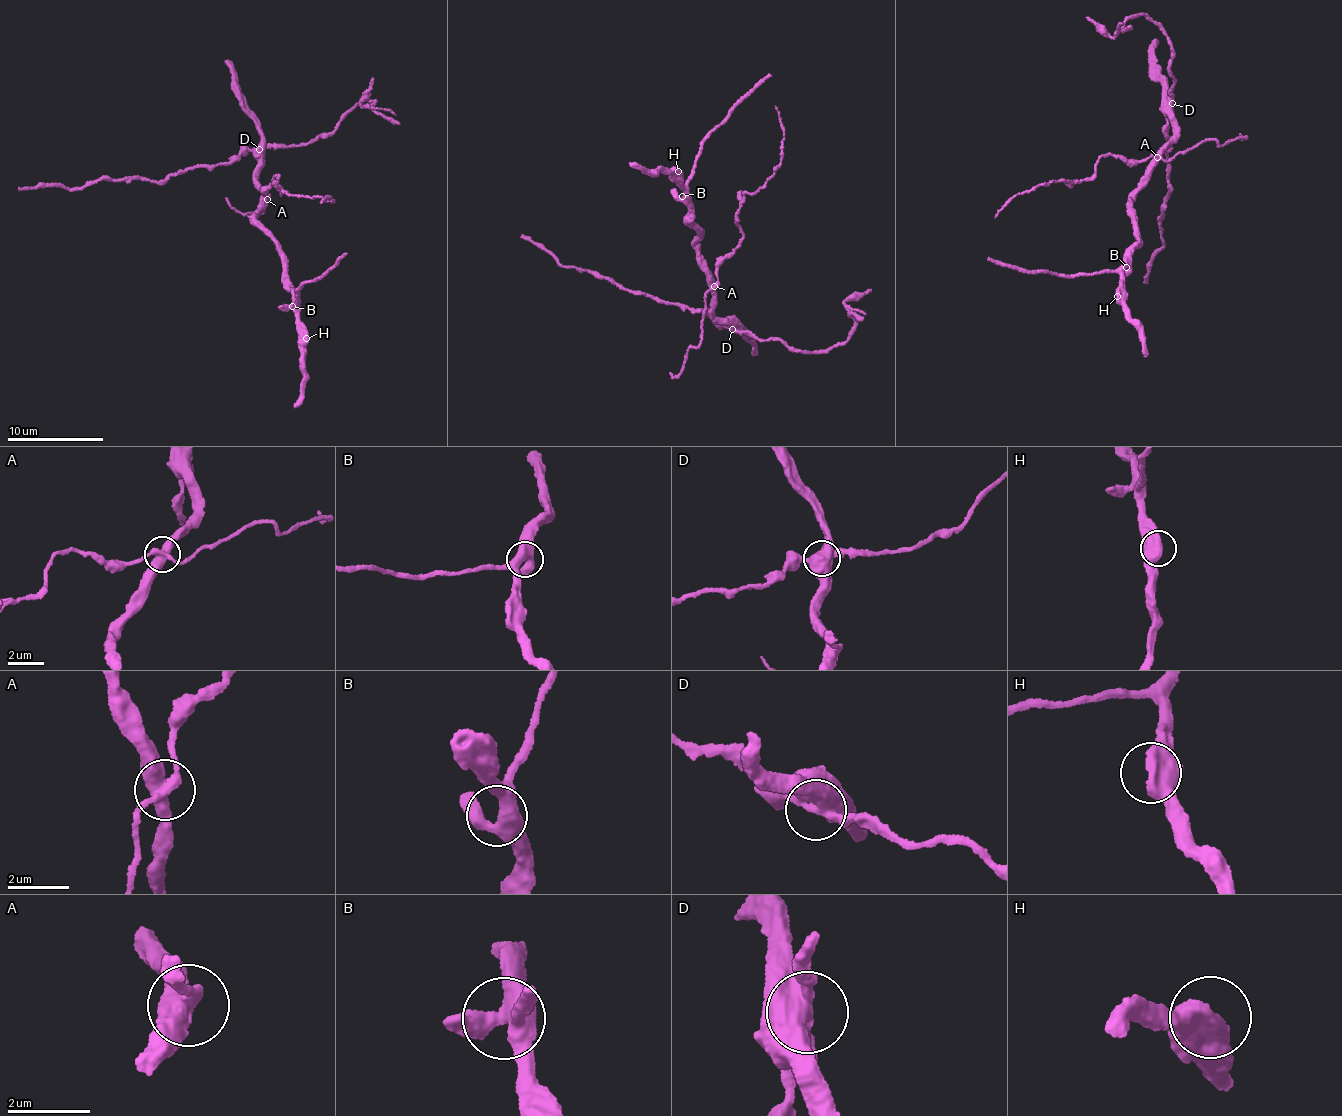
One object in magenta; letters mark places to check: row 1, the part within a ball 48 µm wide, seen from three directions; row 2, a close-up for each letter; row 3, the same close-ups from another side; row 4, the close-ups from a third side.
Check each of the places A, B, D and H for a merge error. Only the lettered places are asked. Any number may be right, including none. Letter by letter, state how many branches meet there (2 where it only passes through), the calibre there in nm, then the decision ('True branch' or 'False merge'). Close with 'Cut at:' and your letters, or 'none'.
A: Branches: 4. Thickness 420 nm. False merge
B: Branches: 3. Thickness 480 nm. True branch
D: Branches: 4. Thickness 480 nm. False merge
H: Branches: 2. Thickness 550 nm. True branch
Cut at: A, D

